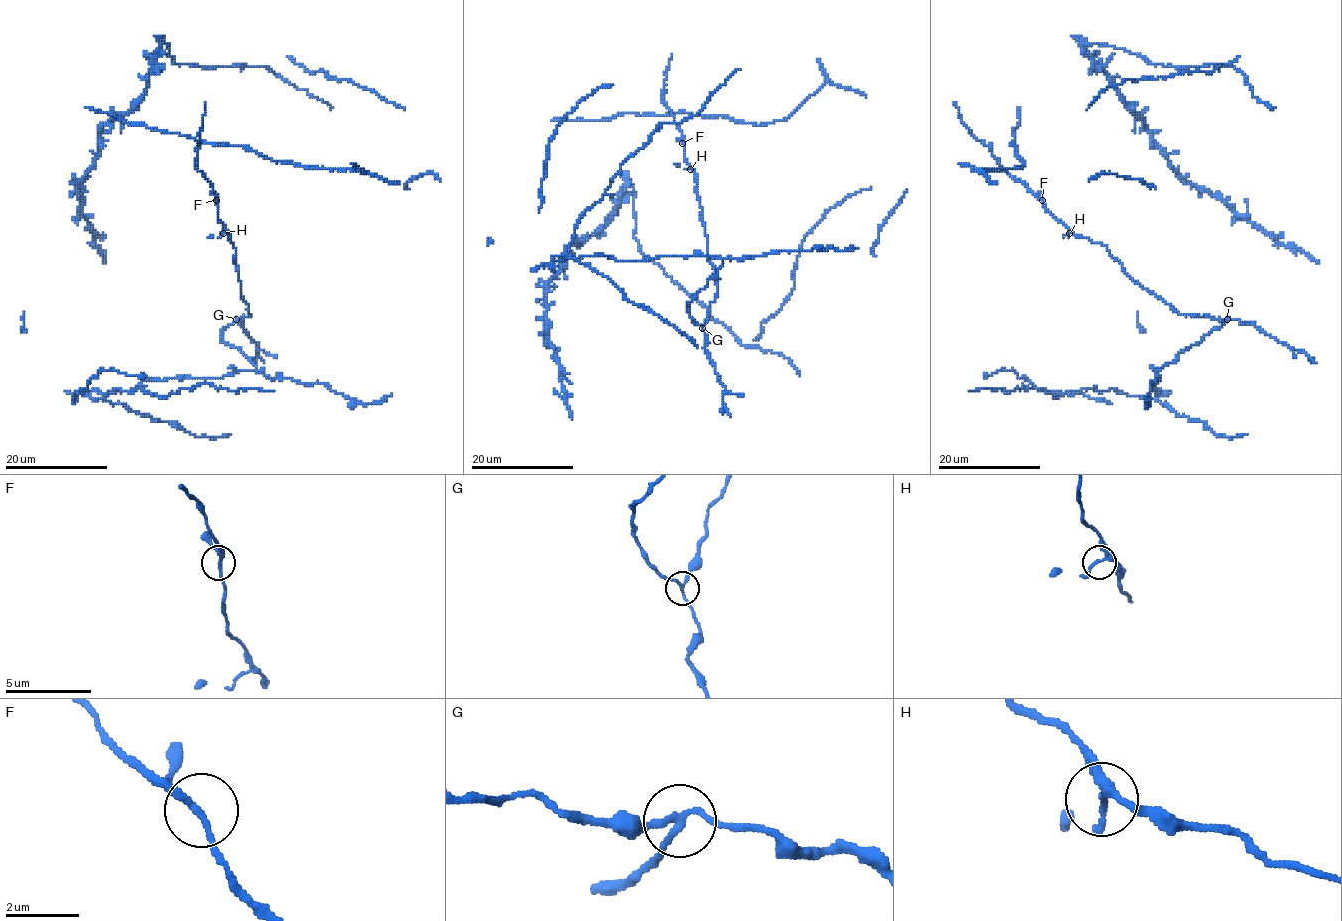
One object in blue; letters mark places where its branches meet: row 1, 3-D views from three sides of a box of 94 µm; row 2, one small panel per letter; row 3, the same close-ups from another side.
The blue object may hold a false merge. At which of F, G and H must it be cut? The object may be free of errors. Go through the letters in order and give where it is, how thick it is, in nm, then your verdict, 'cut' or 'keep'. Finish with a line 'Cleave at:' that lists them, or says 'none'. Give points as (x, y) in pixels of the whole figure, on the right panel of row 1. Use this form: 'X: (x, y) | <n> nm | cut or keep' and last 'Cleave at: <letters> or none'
F: (1042, 200) | 170 nm | keep
G: (1227, 319) | 160 nm | cut
H: (1069, 233) | 190 nm | keep
Cleave at: G

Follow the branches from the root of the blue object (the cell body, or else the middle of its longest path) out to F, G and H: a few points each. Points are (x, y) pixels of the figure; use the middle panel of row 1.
F: (675, 121), (682, 143)
G: (675, 121), (682, 136), (685, 161), (695, 173), (708, 260), (714, 268), (718, 287), (703, 328)
H: (675, 121), (682, 136), (685, 161), (690, 169)

